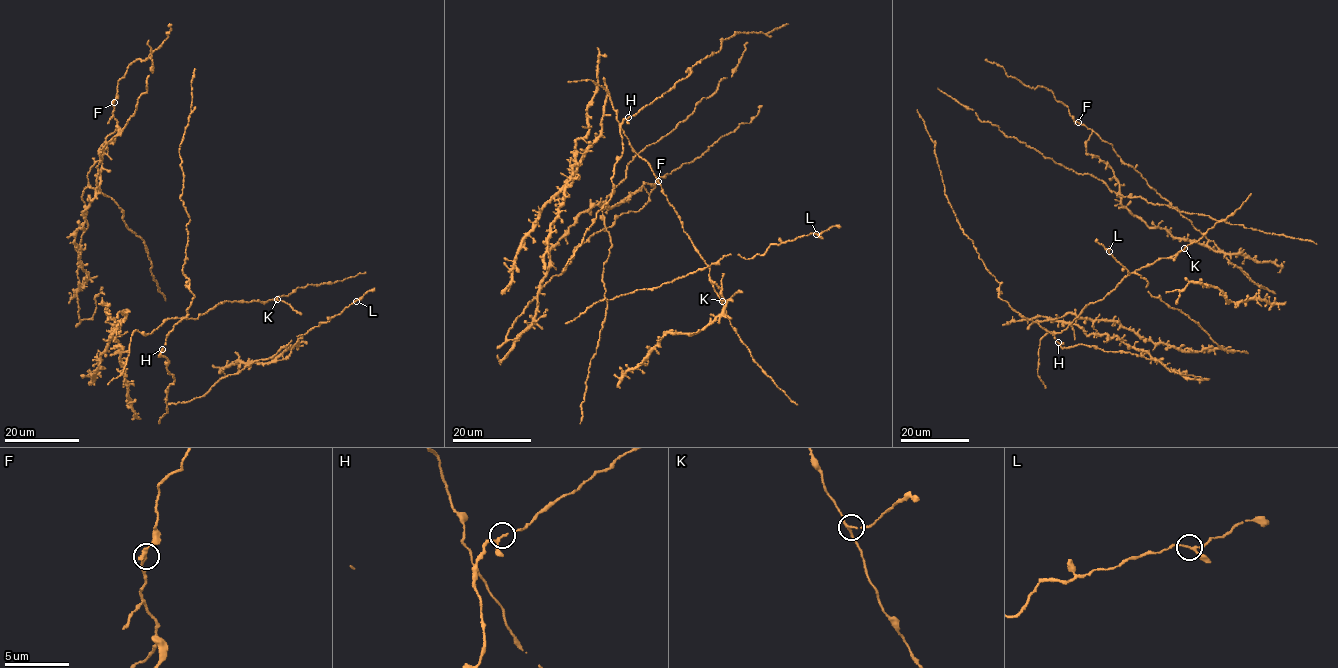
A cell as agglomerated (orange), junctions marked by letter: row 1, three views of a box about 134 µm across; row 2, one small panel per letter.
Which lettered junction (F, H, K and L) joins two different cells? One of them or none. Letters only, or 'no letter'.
no letter

